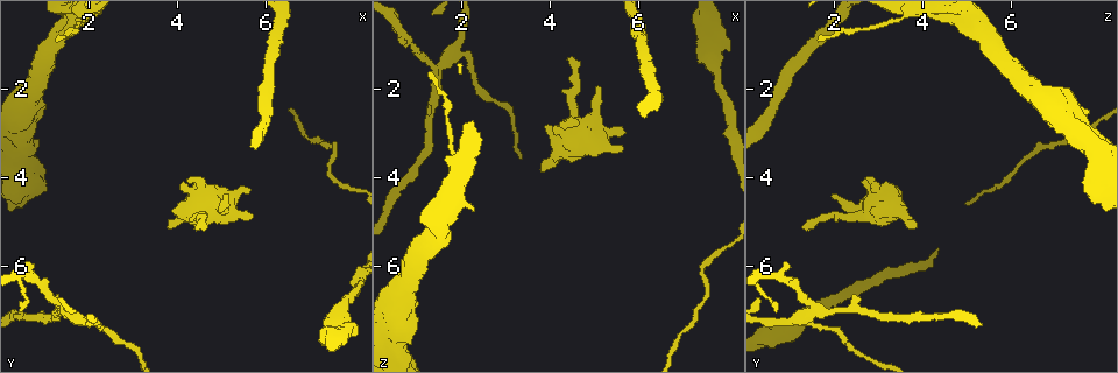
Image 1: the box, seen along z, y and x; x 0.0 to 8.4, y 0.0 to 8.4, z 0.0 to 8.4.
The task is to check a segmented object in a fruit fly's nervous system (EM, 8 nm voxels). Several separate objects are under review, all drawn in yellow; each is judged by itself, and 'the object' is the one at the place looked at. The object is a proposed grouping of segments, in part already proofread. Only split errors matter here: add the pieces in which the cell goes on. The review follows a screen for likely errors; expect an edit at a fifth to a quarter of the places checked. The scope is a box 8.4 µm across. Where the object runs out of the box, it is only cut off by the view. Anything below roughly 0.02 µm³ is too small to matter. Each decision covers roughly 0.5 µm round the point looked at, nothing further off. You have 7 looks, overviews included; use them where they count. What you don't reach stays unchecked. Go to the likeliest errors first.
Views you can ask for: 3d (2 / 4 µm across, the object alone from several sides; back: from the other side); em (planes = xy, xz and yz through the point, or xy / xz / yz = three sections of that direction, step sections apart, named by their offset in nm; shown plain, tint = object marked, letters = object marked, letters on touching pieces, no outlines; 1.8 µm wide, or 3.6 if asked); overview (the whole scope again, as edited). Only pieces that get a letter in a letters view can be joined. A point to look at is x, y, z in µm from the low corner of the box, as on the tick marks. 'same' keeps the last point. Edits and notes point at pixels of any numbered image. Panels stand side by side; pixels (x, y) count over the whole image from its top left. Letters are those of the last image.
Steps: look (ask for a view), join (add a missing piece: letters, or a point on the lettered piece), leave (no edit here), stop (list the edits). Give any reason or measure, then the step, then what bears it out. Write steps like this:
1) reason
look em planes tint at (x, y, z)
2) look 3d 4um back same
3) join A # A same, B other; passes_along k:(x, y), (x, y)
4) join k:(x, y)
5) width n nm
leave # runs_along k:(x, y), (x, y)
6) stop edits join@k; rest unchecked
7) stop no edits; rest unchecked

branch stops here
look em planes letters at (4.40, 5.15, 1.35)

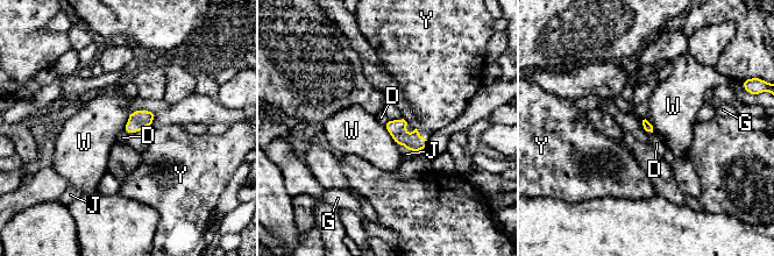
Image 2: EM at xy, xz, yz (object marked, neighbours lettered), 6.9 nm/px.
join Y # D other, G other, J other, W other, Y same; passes_along 2:(412, 141), (421, 136), (437, 104); it goes on there

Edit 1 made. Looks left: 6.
thick end
look 3d 2um at (3.80, 5.20, 3.85)

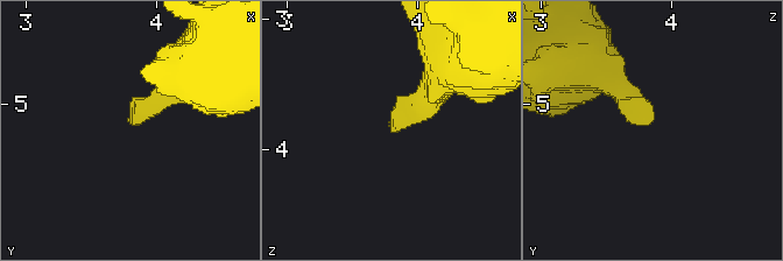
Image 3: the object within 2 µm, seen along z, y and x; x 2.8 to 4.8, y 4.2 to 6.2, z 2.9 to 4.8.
need the tissue
look em 3.6um planes tint at (3.82, 5.16, 3.80)

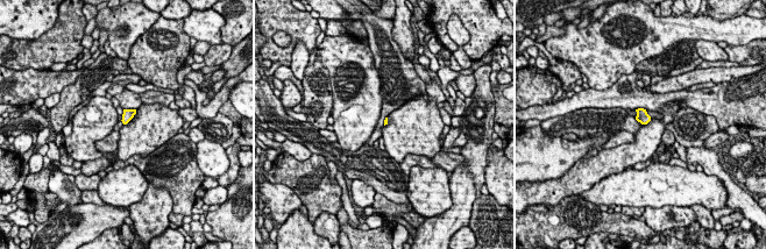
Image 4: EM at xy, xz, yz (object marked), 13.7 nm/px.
look em 3.6um planes letters same

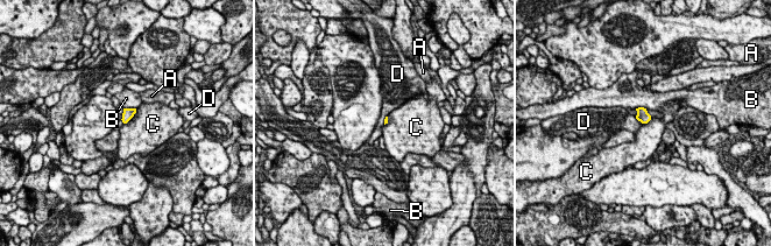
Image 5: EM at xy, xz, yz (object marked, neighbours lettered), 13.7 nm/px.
longest_contact C 280 nm
leave # A other, B other, C other, D other; no lettered piece goes on from it

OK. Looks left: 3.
stop edits join@2; rest unchecked

